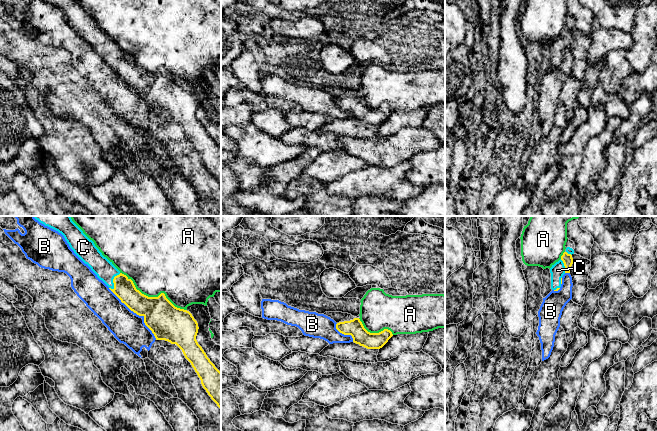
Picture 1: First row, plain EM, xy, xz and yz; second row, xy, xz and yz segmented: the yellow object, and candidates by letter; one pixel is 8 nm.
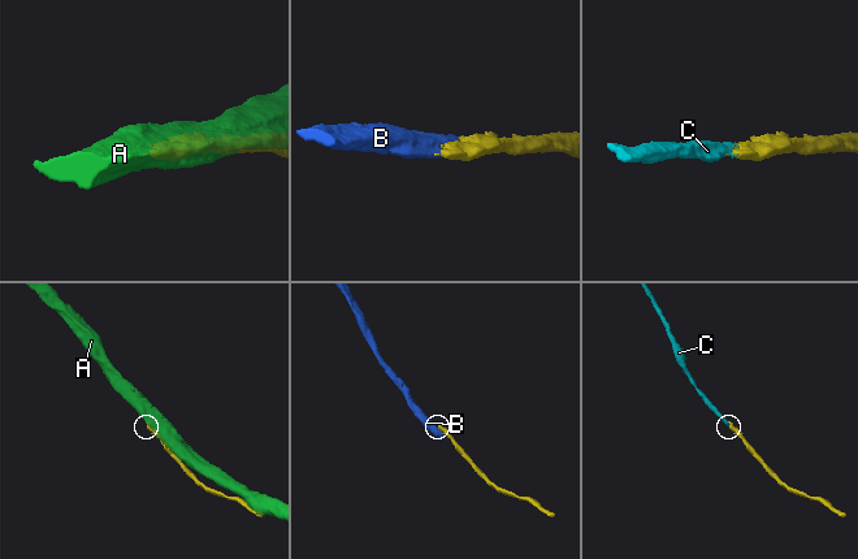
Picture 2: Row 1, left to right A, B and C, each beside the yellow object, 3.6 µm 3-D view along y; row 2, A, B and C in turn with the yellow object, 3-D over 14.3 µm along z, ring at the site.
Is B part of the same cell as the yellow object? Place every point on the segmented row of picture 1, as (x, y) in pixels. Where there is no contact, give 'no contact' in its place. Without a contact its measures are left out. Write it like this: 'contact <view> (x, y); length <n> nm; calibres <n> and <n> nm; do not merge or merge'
contact xy (137, 314); length 550 nm; calibres 280 and 260 nm; do not merge

